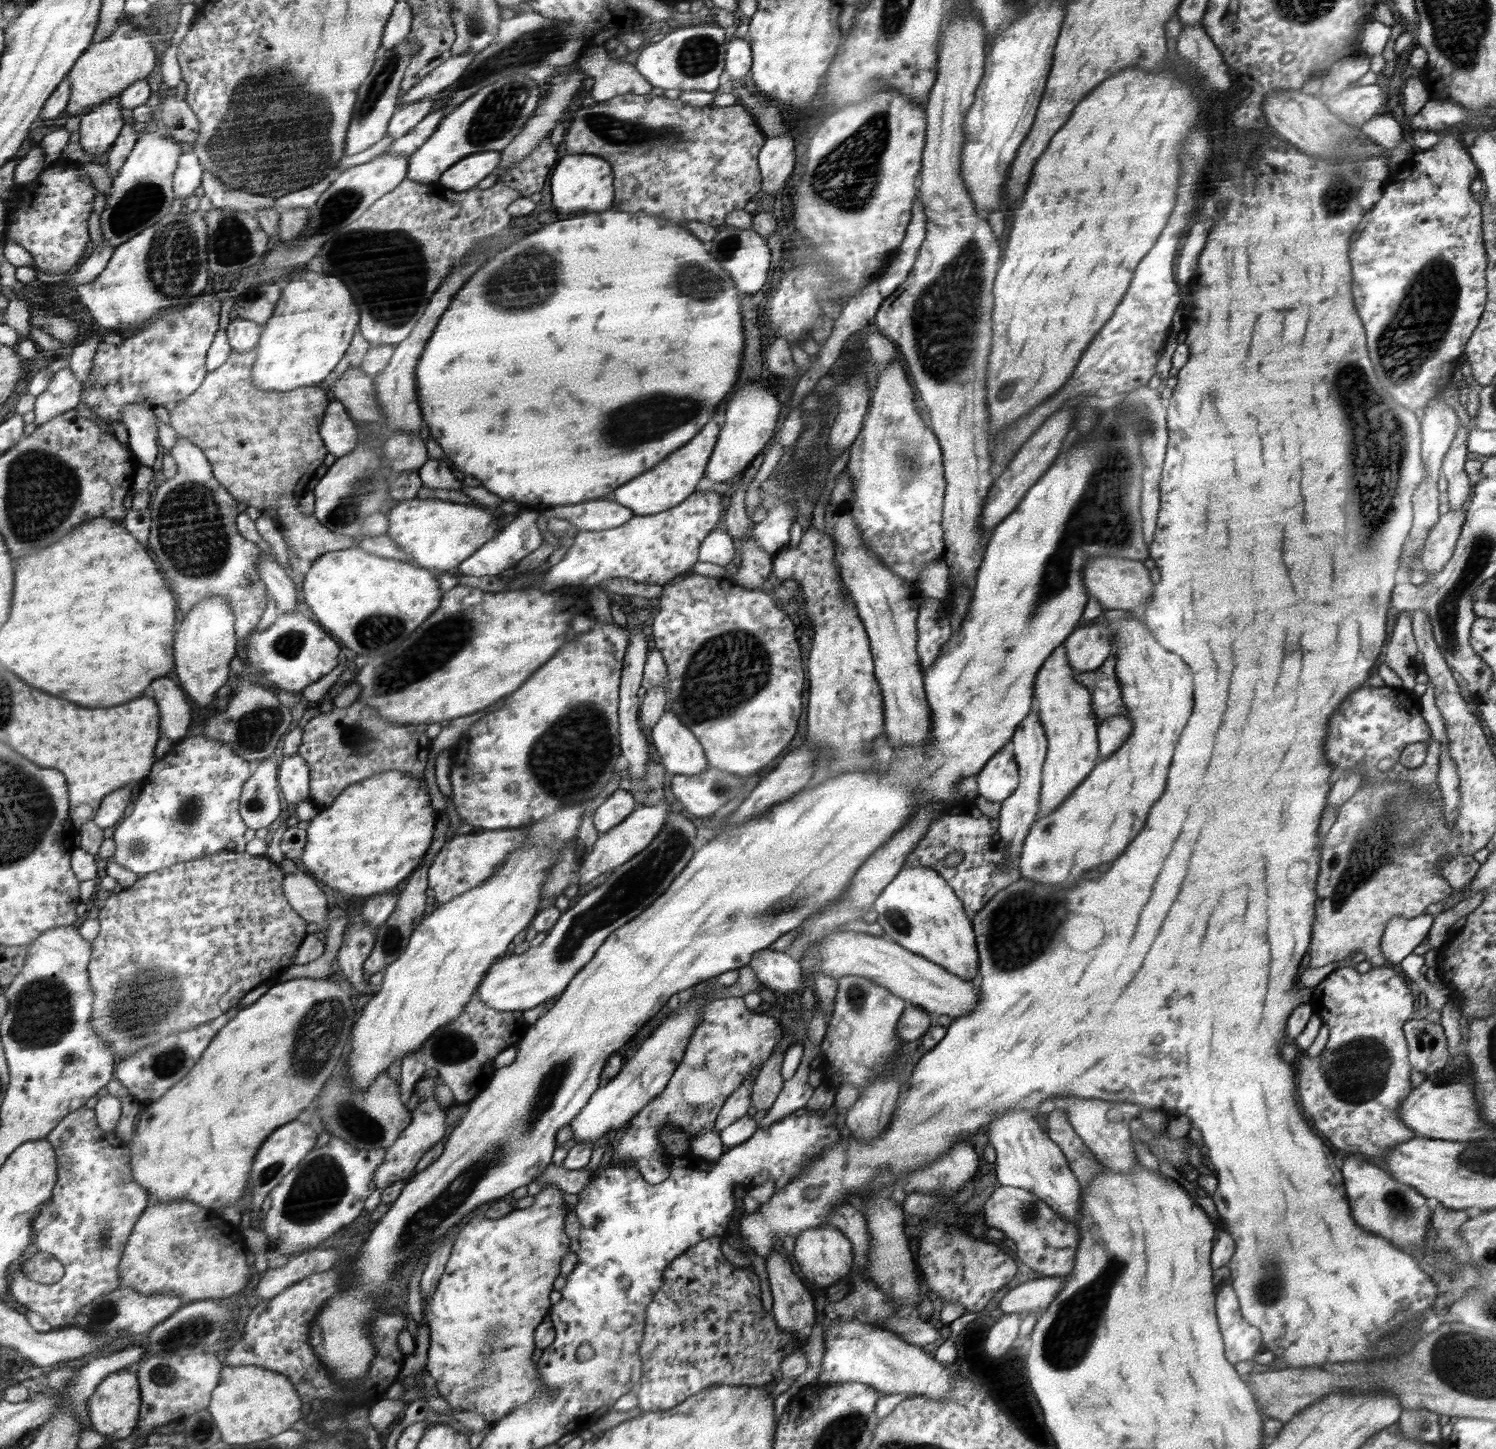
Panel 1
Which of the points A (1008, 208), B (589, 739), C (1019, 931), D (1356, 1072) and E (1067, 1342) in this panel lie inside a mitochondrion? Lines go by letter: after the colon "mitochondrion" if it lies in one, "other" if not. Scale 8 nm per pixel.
A: other
B: mitochondrion
C: mitochondrion
D: mitochondrion
E: mitochondrion

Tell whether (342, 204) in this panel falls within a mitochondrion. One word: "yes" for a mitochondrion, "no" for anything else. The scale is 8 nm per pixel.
yes

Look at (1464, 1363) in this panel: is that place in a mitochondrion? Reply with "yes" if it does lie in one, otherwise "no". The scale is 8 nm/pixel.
yes

